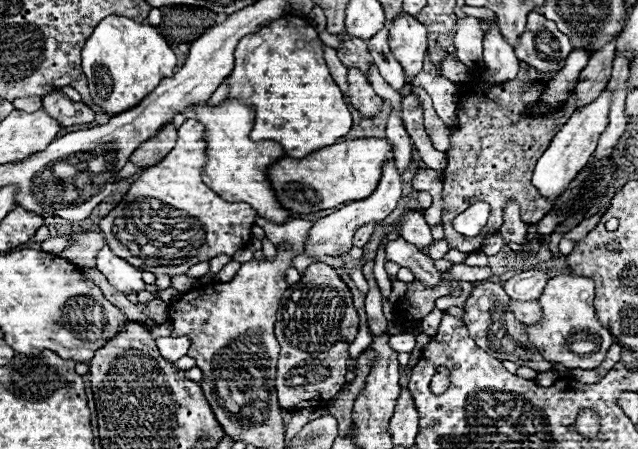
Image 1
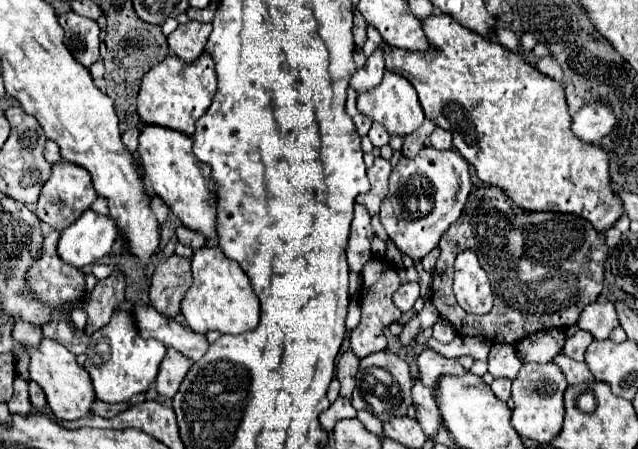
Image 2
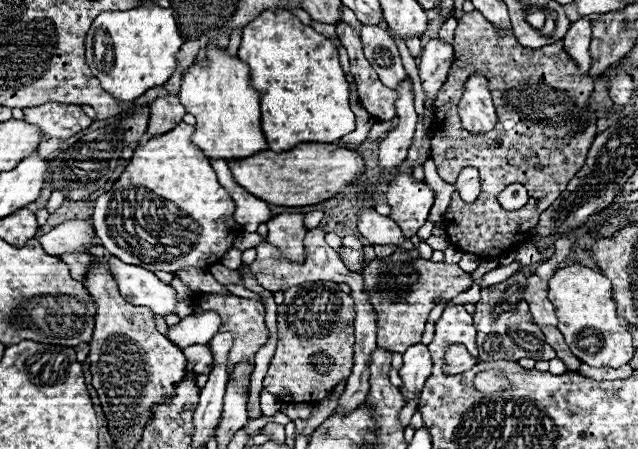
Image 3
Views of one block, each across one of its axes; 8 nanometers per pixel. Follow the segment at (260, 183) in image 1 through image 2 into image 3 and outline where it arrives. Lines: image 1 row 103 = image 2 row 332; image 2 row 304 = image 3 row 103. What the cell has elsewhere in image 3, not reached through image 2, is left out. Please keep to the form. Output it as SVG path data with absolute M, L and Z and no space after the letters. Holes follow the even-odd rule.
M208 48L208 66L198 68L192 66L182 76L180 86L180 102L186 110L196 118L196 132L192 142L204 152L210 160L242 160L260 150L268 150L266 138L260 128L260 92L250 86L250 68L244 66L238 58L230 58L226 50Z

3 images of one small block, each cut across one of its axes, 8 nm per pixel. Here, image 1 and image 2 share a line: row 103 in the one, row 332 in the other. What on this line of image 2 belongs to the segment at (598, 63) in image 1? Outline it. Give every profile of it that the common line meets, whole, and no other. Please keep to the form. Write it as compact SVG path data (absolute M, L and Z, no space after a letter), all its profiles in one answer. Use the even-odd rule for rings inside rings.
M578 330L572 338L568 338L566 340L566 344L564 344L564 354L566 356L570 356L570 358L574 358L574 360L578 360L578 362L582 362L584 360L584 352L586 352L586 348L588 348L588 344L590 342L594 342L594 336L590 334L590 332L584 332L584 330Z

